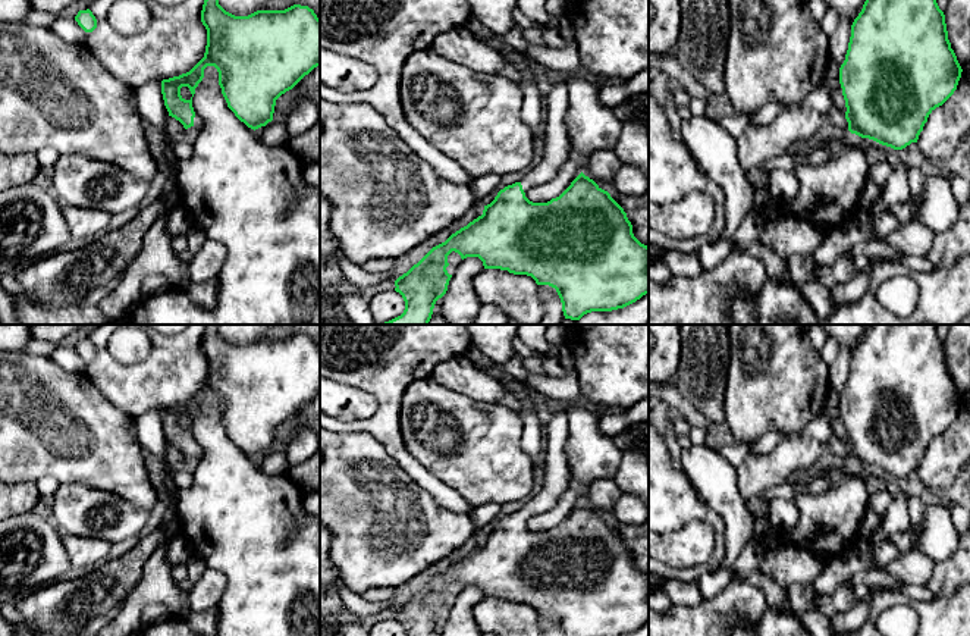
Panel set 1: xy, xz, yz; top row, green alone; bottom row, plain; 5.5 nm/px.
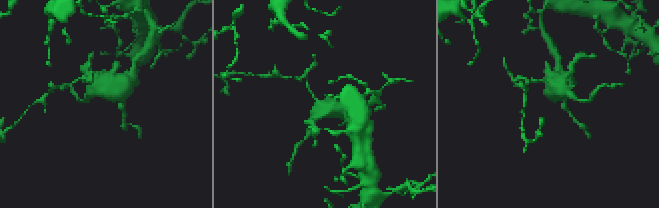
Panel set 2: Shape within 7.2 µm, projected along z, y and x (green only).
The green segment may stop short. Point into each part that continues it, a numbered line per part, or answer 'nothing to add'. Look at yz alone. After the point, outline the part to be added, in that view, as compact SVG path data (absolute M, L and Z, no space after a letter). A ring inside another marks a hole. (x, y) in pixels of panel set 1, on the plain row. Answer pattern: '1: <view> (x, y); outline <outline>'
1: yz (835, 445); outline M836 438L831 439L828 442L828 447L835 455L842 457L842 458L848 458L847 448Z

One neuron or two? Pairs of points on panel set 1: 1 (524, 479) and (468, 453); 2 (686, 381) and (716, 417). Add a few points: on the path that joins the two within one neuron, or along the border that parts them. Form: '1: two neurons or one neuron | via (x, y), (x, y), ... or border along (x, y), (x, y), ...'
1: one neuron | via (511, 476), (489, 466), (482, 459)
2: one neuron | via (694, 389), (713, 409)

